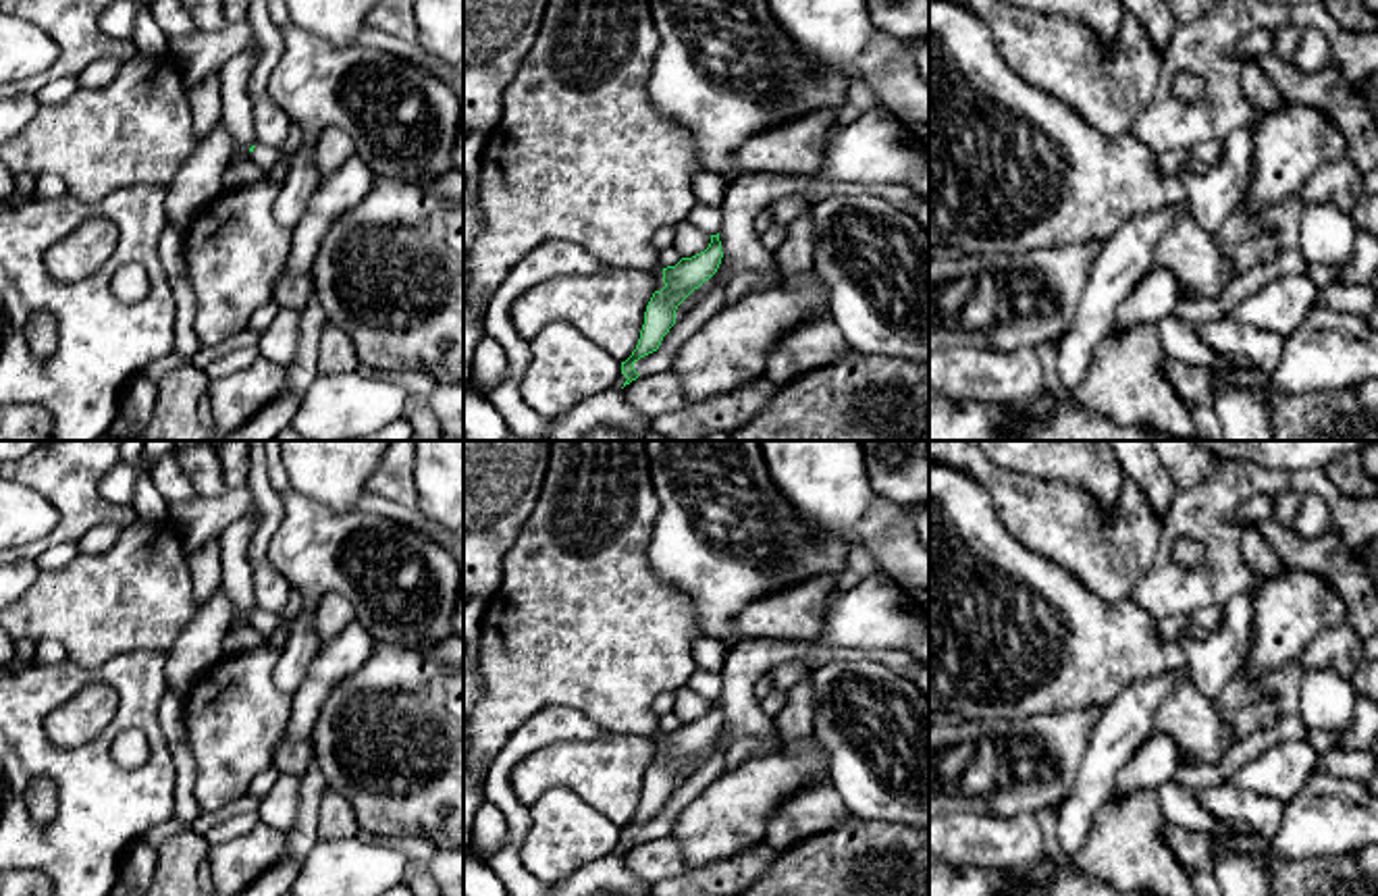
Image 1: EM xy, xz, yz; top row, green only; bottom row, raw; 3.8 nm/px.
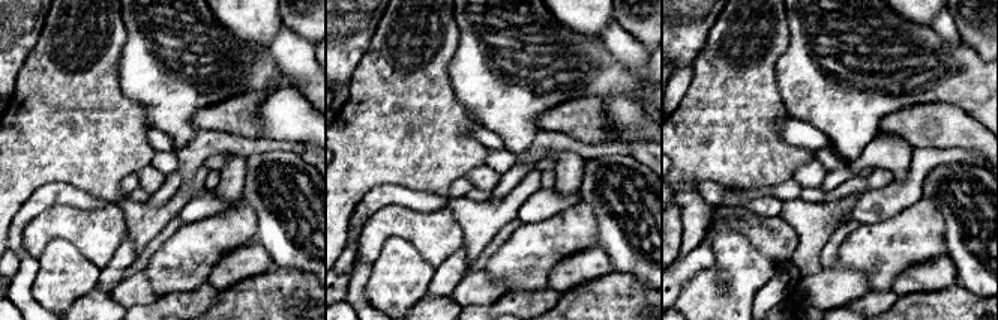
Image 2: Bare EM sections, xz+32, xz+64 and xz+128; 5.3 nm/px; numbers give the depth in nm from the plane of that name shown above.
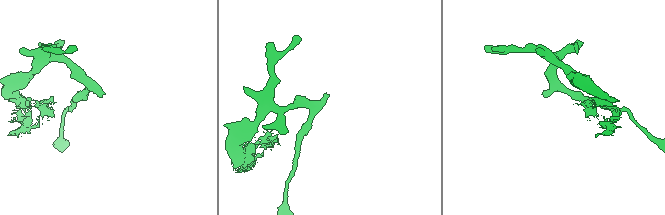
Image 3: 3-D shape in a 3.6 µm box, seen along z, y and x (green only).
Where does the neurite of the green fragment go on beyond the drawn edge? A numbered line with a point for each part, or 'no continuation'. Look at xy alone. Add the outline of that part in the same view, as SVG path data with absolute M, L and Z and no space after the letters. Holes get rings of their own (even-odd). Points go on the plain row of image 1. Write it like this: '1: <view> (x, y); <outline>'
1: xy (267, 624); M256 607L256 613L249 617L249 624L268 640L274 632L279 632L285 622L260 607Z

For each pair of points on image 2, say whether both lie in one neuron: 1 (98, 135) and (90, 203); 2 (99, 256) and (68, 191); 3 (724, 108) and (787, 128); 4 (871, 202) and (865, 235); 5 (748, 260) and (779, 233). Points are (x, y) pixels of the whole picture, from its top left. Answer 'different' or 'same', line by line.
1: different
2: different
3: different
4: different
5: different

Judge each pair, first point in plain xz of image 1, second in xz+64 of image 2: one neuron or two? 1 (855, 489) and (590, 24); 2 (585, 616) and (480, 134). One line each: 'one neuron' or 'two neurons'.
1: one neuron
2: two neurons

